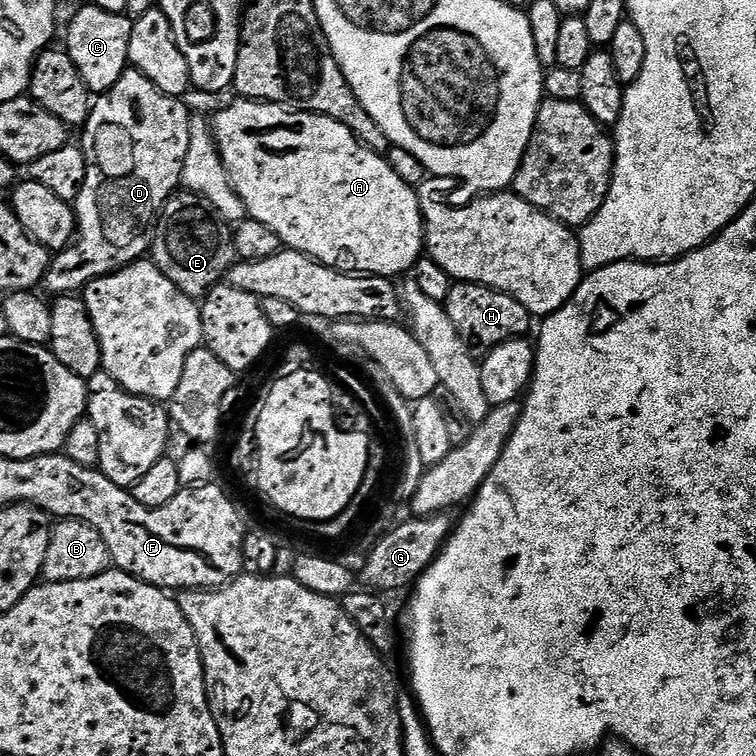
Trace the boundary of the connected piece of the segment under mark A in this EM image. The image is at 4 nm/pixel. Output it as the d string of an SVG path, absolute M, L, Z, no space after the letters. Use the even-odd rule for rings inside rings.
M236 98L236 101L229 108L224 108L217 114L216 128L218 144L222 149L232 187L242 198L245 213L251 219L270 226L274 230L274 234L278 234L281 241L289 249L305 252L307 256L313 256L318 263L325 264L328 268L337 268L340 272L387 276L389 278L397 278L396 276L402 275L403 272L411 273L417 262L425 255L424 214L420 209L420 197L417 189L413 185L407 184L393 170L391 163L385 157L383 160L378 153L371 152L371 150L376 150L369 147L367 143L364 143L365 145L360 144L361 137L342 122L338 122L329 116L319 116L316 112L289 110L285 105L275 102L257 102L247 98Z

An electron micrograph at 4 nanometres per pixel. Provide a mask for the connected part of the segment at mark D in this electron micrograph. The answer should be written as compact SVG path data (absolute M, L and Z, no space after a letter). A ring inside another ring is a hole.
M129 67L109 92L101 92L95 97L92 113L82 126L82 147L88 165L86 182L74 202L78 239L74 246L51 257L42 281L45 293L52 292L53 297L79 293L91 280L116 272L127 264L135 264L151 253L157 217L163 212L165 202L181 187L186 154L190 150L194 117L184 103L181 97L158 90L146 74L134 67Z

